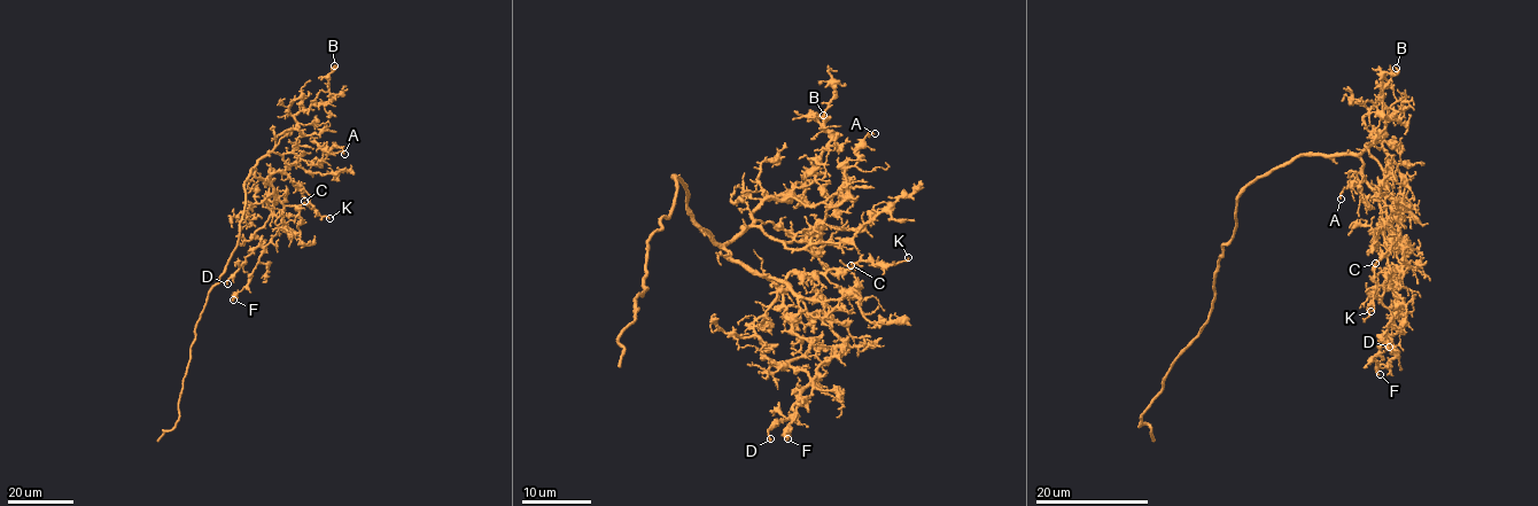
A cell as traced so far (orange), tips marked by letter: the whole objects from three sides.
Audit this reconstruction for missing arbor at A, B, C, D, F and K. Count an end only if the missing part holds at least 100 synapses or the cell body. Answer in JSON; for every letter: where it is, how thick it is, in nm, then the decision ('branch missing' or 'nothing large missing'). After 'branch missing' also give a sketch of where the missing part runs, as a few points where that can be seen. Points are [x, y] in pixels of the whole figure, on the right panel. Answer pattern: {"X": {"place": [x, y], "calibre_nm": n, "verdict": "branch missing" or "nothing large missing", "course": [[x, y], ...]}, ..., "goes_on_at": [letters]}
{"A": {"place": [1341, 199], "calibre_nm": 160, "verdict": "nothing large missing"}, "B": {"place": [1396, 68], "calibre_nm": 200, "verdict": "nothing large missing"}, "C": {"place": [1375, 263], "calibre_nm": 140, "verdict": "nothing large missing"}, "D": {"place": [1389, 347], "calibre_nm": 190, "verdict": "nothing large missing"}, "F": {"place": [1380, 374], "calibre_nm": 240, "verdict": "nothing large missing"}, "K": {"place": [1371, 311], "calibre_nm": 160, "verdict": "nothing large missing"}, "goes_on_at": []}

